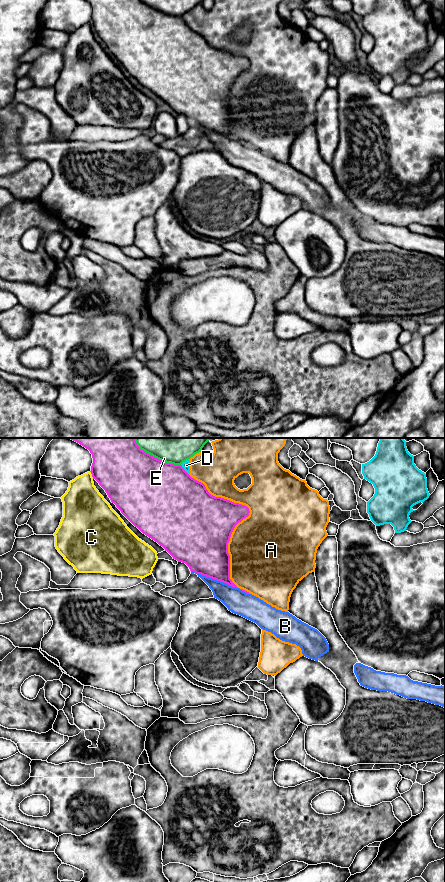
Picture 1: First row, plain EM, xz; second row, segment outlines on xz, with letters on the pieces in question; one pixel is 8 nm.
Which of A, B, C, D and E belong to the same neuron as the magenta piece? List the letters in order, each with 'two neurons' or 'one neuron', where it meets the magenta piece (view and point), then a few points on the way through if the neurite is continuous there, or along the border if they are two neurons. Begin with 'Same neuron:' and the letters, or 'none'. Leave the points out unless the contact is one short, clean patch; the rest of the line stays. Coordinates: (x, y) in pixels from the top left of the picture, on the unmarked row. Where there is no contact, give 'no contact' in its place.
Same neuron: none
A: two neurons | xz (239, 73)
B: two neurons | xz (220, 132)
C: two neurons | xz (92, 27)
D: two neurons | xz (183, 21) | along xz (181, 16), (188, 26)
E: two neurons | xz (160, 12)

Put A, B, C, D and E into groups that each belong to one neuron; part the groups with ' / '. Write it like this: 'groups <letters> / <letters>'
groups A D / B / C / E

